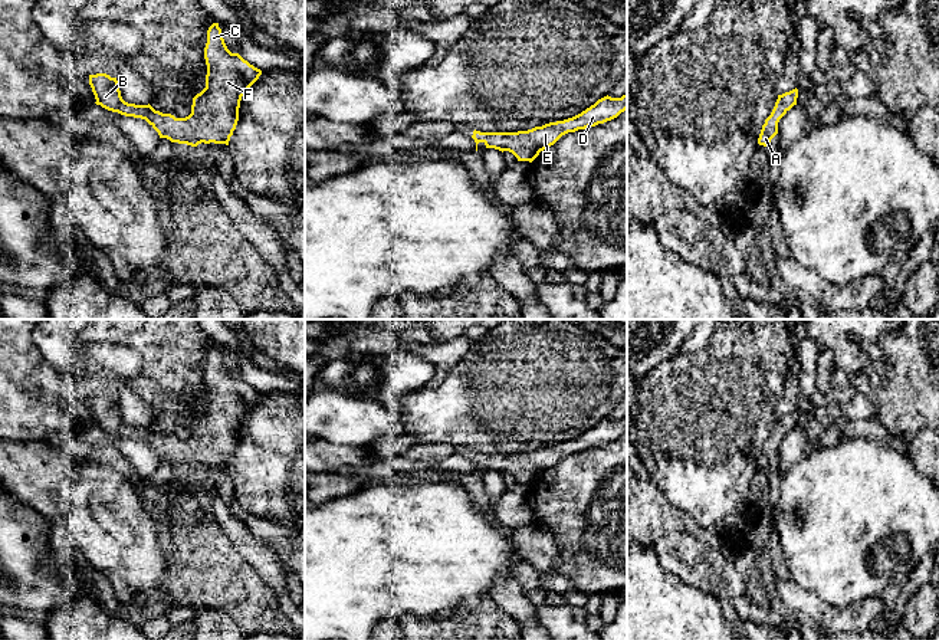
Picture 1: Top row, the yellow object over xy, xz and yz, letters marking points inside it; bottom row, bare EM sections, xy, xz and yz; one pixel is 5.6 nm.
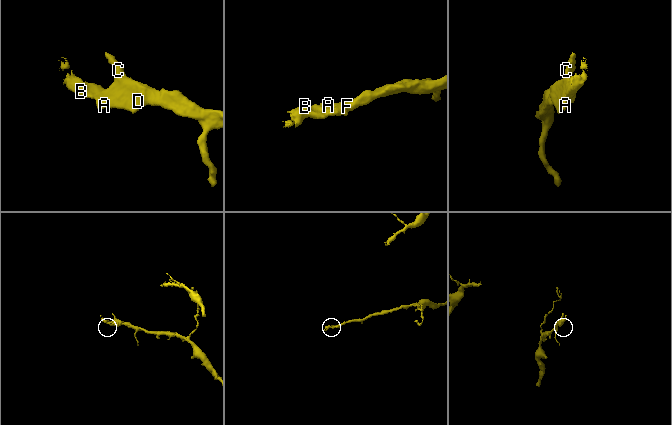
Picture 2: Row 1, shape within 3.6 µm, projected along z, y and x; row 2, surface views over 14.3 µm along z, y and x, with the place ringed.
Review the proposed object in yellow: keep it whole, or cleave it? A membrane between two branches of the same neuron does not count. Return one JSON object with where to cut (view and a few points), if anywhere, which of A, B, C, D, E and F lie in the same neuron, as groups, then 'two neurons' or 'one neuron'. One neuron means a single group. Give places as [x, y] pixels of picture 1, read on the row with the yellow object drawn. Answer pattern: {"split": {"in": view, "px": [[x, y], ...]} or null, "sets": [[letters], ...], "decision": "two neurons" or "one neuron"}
{"split": null, "sets": [["A", "B", "C", "D", "E", "F"]], "decision": "one neuron"}

